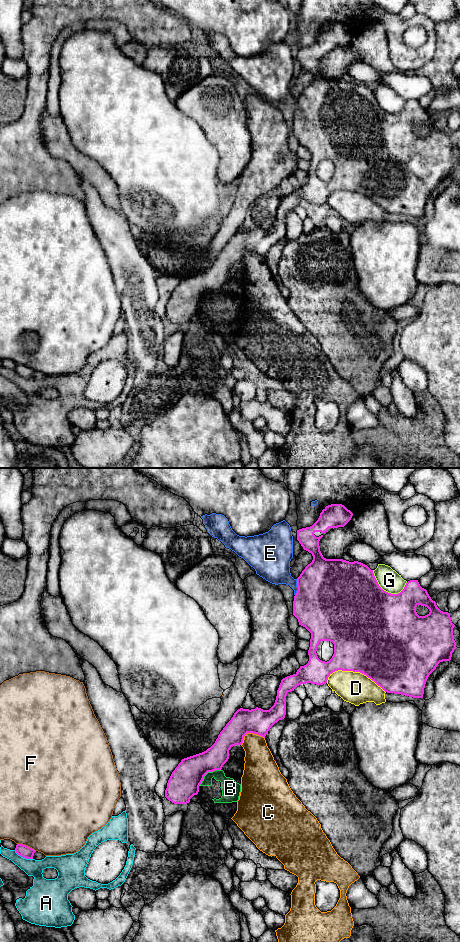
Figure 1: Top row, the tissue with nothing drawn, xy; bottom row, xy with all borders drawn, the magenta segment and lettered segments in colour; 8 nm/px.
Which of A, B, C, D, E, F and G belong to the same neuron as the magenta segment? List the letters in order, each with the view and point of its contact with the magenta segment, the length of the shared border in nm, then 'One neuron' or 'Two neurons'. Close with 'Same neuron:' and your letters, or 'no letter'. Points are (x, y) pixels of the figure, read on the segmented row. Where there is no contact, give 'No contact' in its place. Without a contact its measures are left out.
A: Touches magenta at xy (23, 857). Shared border 170 nm. Two neurons
B: Touches magenta at xy (207, 772). Shared border 220 nm. Two neurons
C: Touches magenta at xy (249, 732). Shared border 200 nm. Two neurons
D: Touches magenta at xy (355, 671). Shared border 480 nm. Two neurons
E: Touches magenta at xy (297, 586). Shared border 140 nm. Two neurons
F: Touches magenta at xy (25, 845). Shared border 170 nm. Two neurons
G: Touches magenta at xy (387, 592). Shared border 300 nm. Two neurons
Same neuron: no letter

